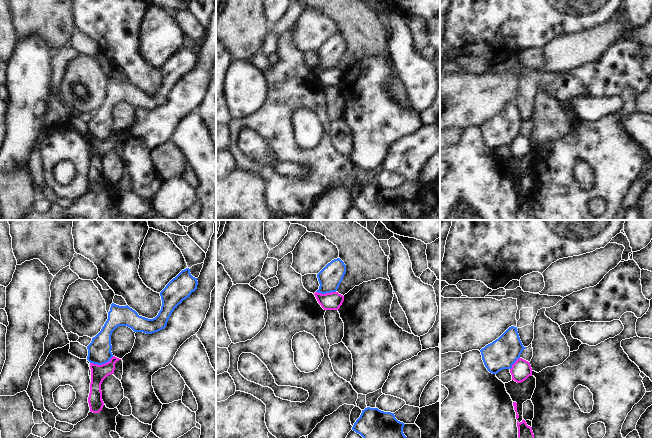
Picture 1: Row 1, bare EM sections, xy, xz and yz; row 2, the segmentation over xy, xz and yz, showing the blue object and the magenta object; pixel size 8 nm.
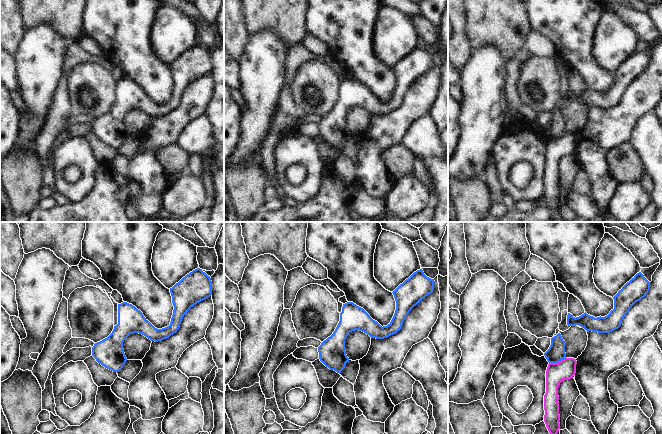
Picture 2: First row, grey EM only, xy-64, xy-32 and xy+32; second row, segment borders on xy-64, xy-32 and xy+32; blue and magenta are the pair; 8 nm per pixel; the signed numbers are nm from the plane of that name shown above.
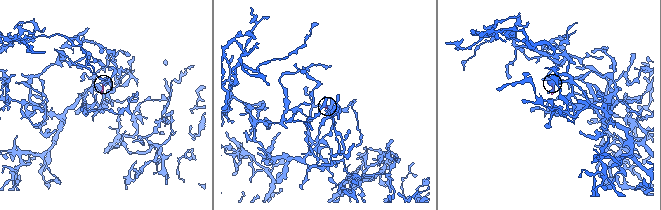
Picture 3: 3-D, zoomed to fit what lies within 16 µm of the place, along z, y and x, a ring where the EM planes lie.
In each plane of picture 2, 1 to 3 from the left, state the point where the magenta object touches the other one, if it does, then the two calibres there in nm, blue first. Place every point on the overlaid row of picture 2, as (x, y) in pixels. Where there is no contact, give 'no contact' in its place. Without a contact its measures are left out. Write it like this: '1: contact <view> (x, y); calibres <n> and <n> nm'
1: no contact
2: no contact
3: contact xy+32 (557, 362); calibres 140 and 160 nm

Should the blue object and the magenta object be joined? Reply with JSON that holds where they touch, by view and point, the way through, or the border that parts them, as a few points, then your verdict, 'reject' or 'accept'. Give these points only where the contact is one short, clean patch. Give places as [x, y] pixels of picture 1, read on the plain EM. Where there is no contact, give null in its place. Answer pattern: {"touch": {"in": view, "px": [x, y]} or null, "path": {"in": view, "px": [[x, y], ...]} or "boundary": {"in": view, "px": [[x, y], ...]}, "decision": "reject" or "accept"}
{"touch": {"in": "xy", "px": [101, 140]}, "boundary": {"in": "xy", "px": [[113, 132], [101, 140], [90, 139]]}, "decision": "reject"}

